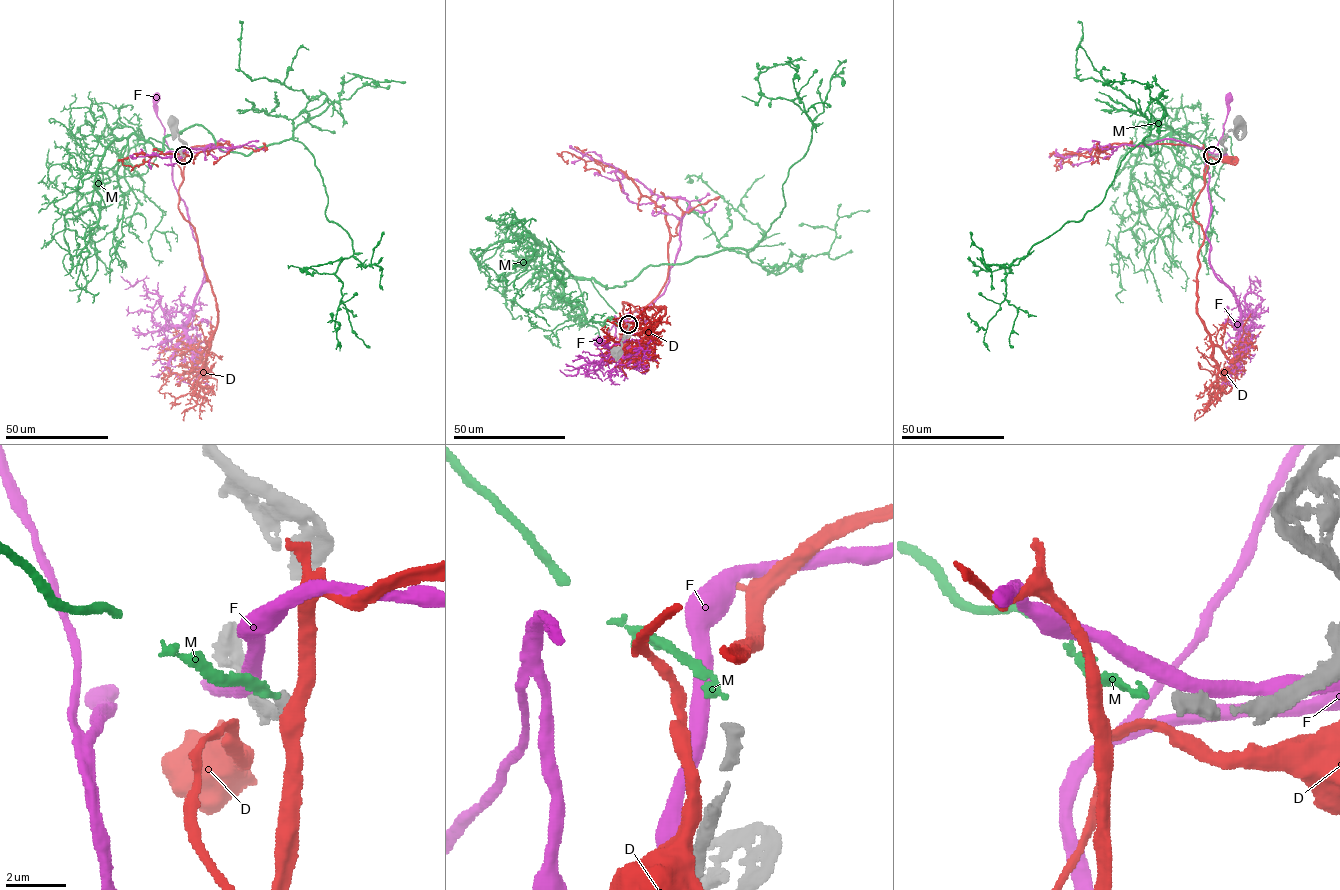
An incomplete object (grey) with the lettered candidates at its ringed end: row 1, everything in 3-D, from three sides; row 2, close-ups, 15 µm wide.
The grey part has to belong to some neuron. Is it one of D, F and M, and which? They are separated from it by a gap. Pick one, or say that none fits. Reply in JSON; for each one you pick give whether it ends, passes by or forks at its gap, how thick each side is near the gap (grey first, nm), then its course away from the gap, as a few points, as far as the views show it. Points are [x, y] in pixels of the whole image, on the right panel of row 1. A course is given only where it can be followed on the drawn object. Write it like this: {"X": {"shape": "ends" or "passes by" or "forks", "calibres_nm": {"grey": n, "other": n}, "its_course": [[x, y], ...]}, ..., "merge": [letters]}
{"M": {"shape": "ends", "calibres_nm": {"grey": 480, "other": 280}, "its_course": [[1210, 155], [1172, 138], [1177, 150], [1161, 124], [1157, 151], [1144, 139], [1103, 200], [1007, 274], [970, 258]]}, "merge": ["M"]}

